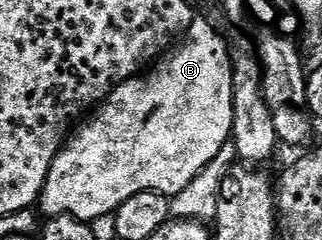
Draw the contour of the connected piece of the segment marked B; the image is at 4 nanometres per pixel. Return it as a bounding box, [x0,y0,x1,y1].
[39,16,233,223]

